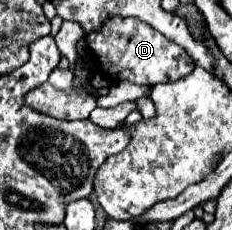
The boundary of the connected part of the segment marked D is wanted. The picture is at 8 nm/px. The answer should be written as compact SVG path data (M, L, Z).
M109 17L101 29L85 35L85 43L97 69L109 79L129 79L137 85L157 85L177 81L195 67L183 47L171 43L151 25L135 17Z

